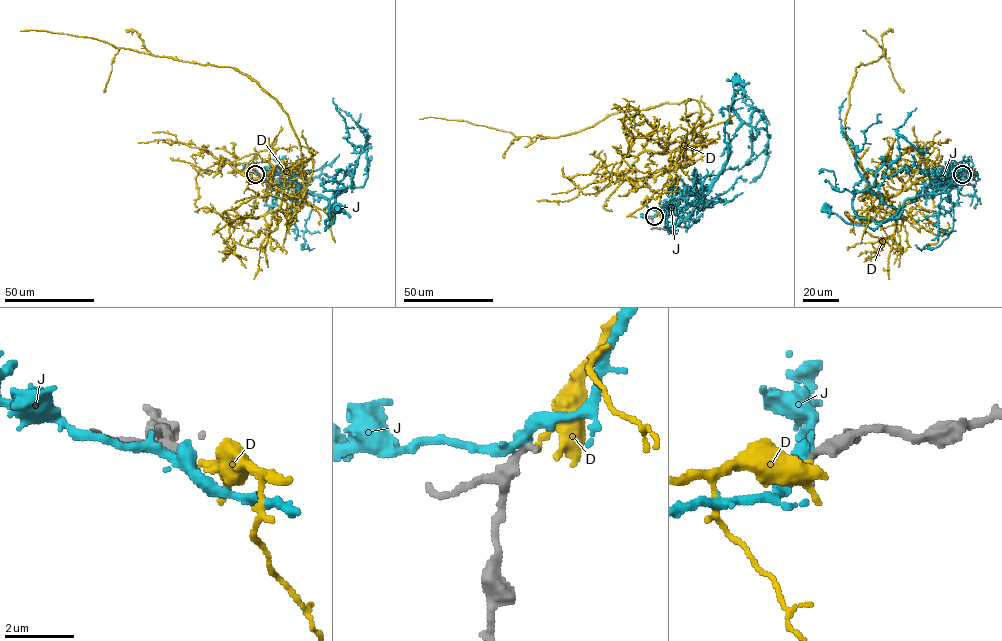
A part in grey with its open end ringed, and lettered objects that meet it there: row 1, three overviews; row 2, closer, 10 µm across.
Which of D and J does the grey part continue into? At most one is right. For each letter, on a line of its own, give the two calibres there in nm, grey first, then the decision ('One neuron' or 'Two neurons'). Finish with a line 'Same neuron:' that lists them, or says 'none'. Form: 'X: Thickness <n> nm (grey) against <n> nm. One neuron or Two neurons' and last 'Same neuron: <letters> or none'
D: Thickness 240 nm (grey) against 200 nm. Two neurons
J: Thickness 320 nm (grey) against 360 nm. Two neurons
Same neuron: none

